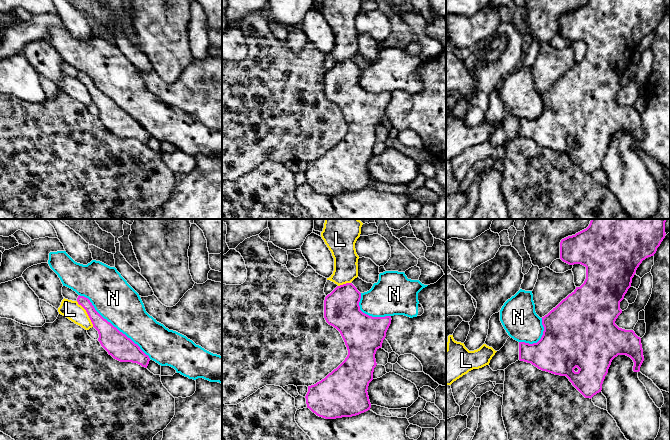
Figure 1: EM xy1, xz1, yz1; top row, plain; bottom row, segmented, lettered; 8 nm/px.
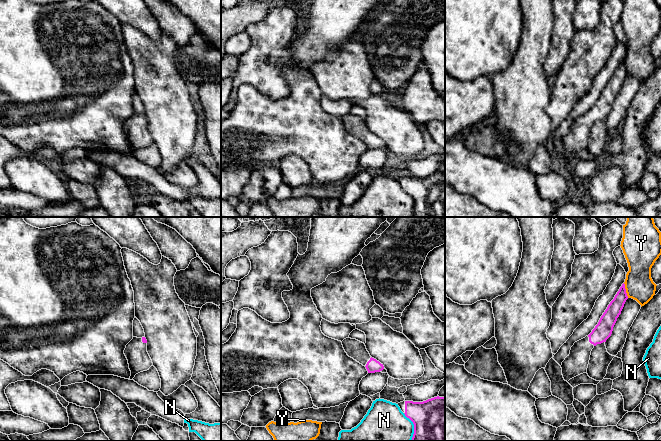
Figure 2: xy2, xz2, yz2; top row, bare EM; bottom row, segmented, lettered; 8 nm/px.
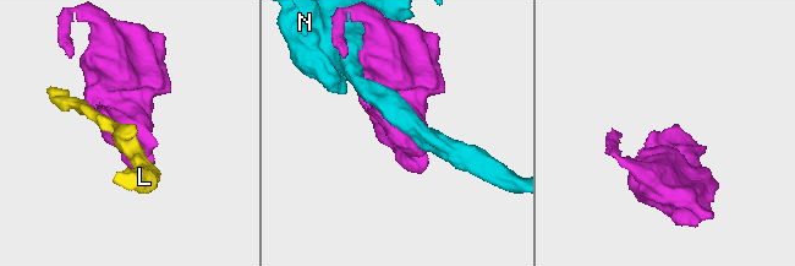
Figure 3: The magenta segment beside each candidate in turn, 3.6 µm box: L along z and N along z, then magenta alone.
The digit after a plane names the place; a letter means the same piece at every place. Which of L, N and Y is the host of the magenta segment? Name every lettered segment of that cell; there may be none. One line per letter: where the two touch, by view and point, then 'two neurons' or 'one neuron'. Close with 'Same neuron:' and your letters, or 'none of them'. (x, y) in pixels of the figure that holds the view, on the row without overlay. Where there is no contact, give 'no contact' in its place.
L: contact xy1 (87, 89); two neurons
N: contact xy1 (112, 101); two neurons
Y: contact yz2 (625, 66); two neurons
Same neuron: none of them

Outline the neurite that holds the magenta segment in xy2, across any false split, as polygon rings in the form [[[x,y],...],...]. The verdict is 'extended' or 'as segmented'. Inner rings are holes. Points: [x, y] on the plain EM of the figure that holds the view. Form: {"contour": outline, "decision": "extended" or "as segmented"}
{"contour": [[[133,113],[126,121],[124,130],[128,136],[131,147],[129,156],[133,156],[136,150],[147,147],[153,142],[152,136],[147,128],[147,116],[145,113]]], "decision": "extended"}

